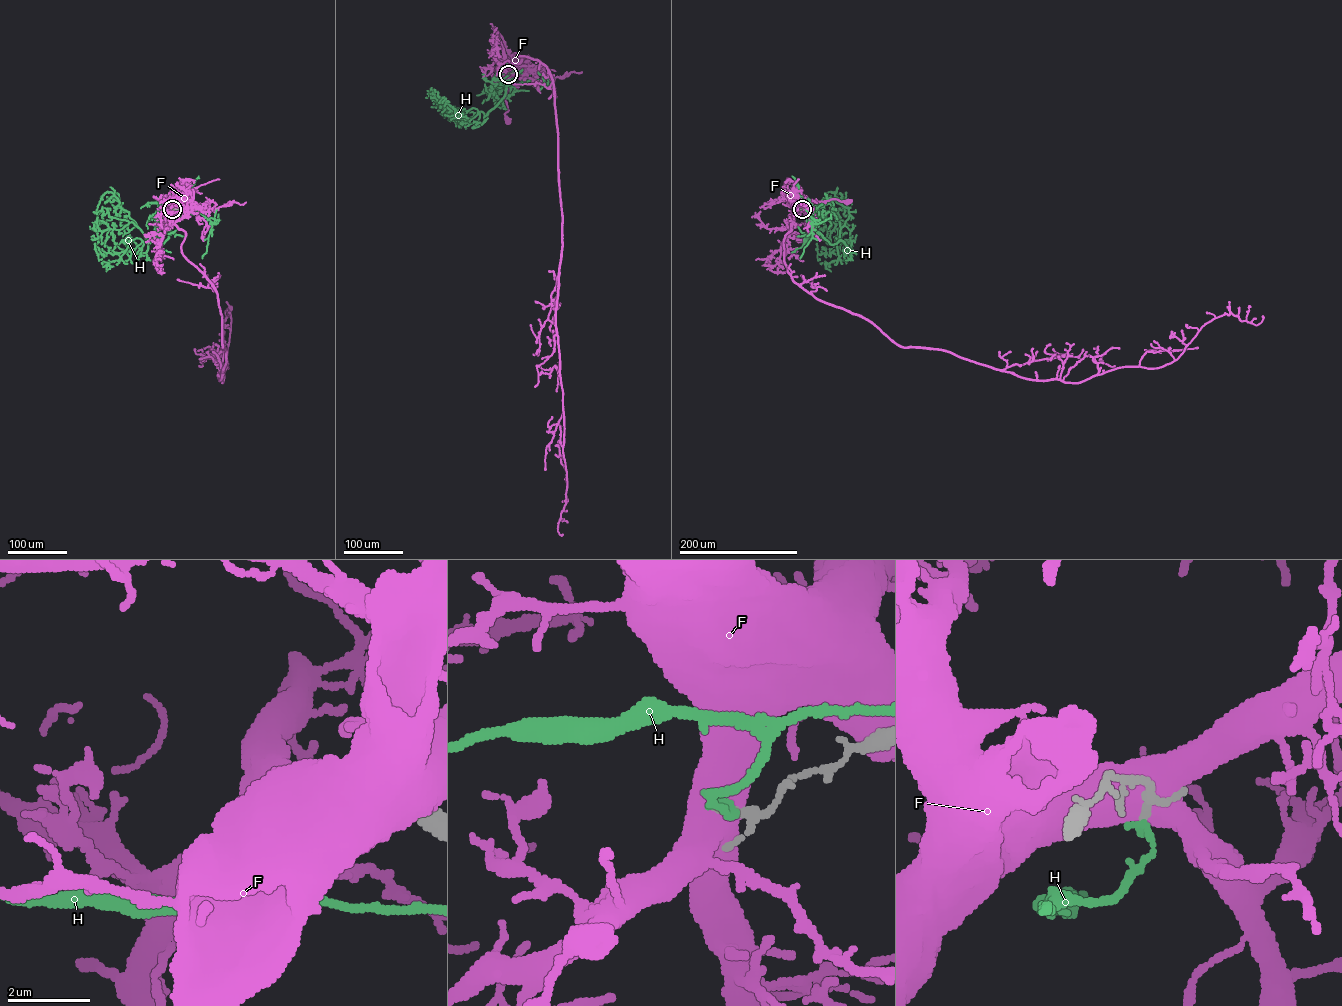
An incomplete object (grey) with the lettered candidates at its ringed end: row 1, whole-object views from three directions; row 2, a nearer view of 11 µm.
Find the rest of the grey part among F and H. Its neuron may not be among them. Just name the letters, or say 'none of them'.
none of them

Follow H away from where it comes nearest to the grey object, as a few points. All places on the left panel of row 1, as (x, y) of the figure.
H: (172, 209), (162, 209), (169, 237), (145, 252), (136, 254), (137, 238), (114, 254), (98, 254), (95, 243)

